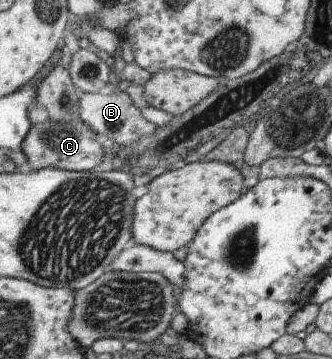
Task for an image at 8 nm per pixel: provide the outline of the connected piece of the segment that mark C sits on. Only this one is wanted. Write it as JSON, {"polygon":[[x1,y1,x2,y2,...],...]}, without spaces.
{"polygon":[[47,118,43,123,33,125,21,149,27,155,33,171,60,168,71,172,88,172,103,164,105,157,101,143,93,139,95,134,97,133,81,119,63,124]]}

